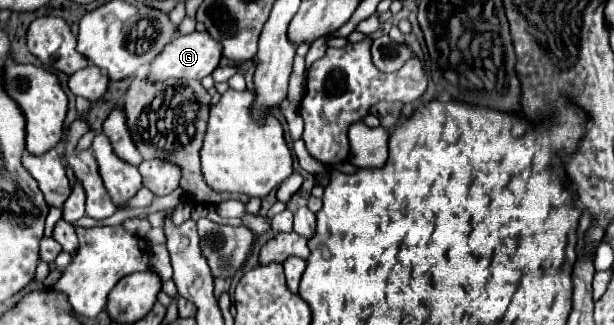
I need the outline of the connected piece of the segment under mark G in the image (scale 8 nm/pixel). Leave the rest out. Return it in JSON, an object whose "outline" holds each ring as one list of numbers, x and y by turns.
{"outline":[[206,31,204,33,190,33,190,35,180,35,176,39,172,39,164,51,150,63,148,81,160,81,160,79,204,79,206,75,210,75,216,67,218,61,222,57,222,47,218,41,214,41]]}

